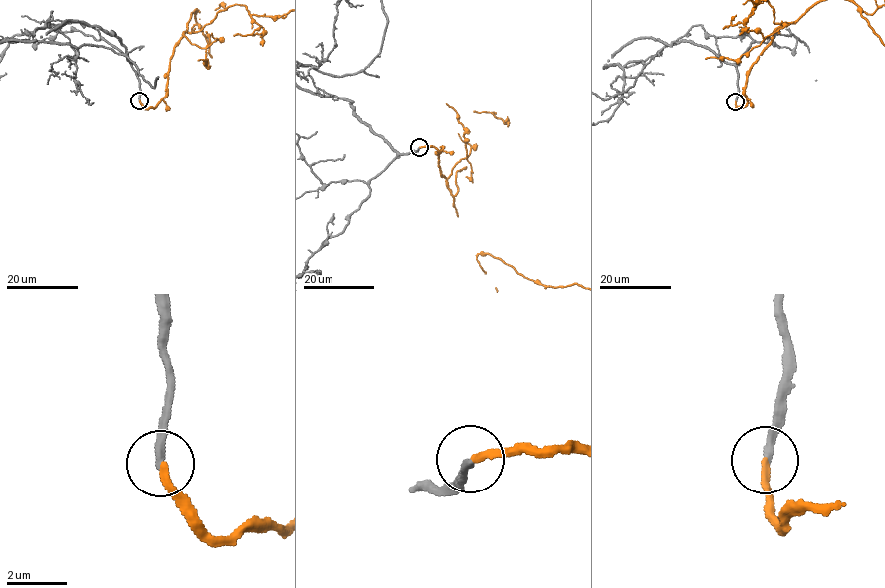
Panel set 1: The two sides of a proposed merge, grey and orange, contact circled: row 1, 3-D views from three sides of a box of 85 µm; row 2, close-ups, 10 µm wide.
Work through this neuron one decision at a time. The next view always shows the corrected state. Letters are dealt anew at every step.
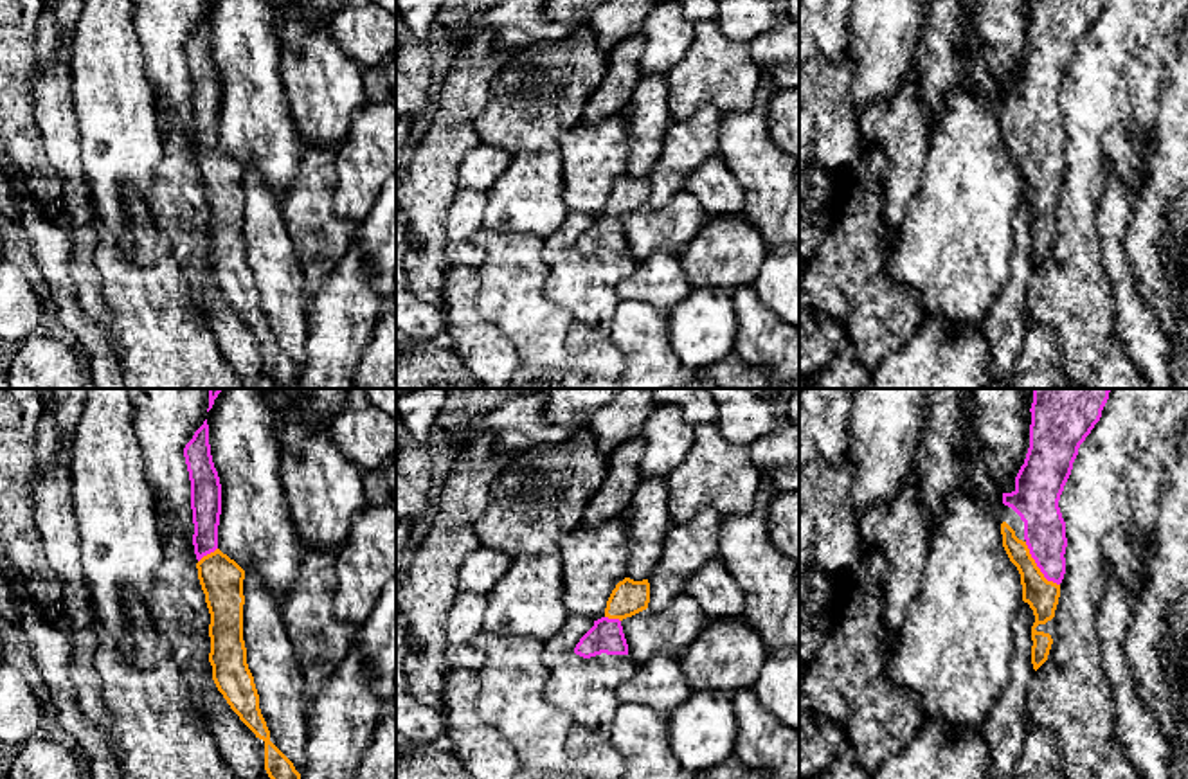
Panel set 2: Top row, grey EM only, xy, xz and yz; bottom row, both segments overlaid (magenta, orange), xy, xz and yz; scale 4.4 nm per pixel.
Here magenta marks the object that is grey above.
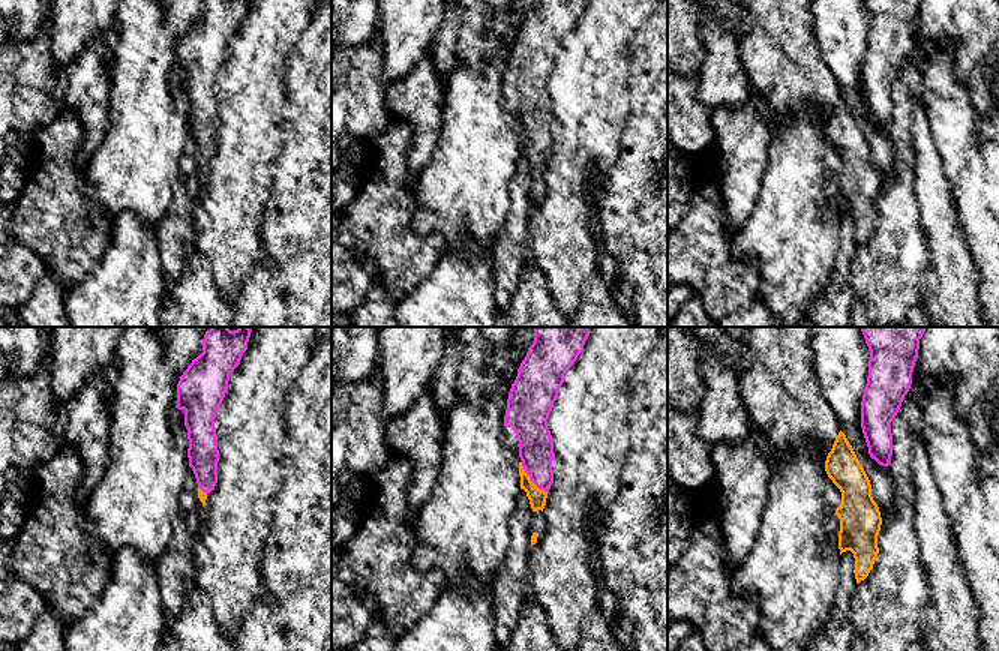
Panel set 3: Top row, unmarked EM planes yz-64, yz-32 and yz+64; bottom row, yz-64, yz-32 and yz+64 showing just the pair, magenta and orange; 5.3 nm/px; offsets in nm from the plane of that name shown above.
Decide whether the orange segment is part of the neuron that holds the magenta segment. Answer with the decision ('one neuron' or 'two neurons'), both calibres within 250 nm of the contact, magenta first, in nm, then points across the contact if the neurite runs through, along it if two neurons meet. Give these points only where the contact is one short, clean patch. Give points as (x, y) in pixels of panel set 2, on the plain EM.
one neuron | 190/140 nm | across yz (1044, 126), (1044, 146), (1037, 162), (1043, 193)

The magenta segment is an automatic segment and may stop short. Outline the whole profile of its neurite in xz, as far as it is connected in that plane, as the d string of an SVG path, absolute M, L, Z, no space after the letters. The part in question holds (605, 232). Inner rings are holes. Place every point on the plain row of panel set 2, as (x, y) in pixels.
M625 175L619 178L607 198L605 212L594 218L594 223L576 241L574 250L583 255L601 250L628 252L621 218L646 207L648 200L648 176L634 178Z

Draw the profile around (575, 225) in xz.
M569 214L562 227L544 241L542 257L549 261L553 255L574 248L580 236L594 223L589 214Z

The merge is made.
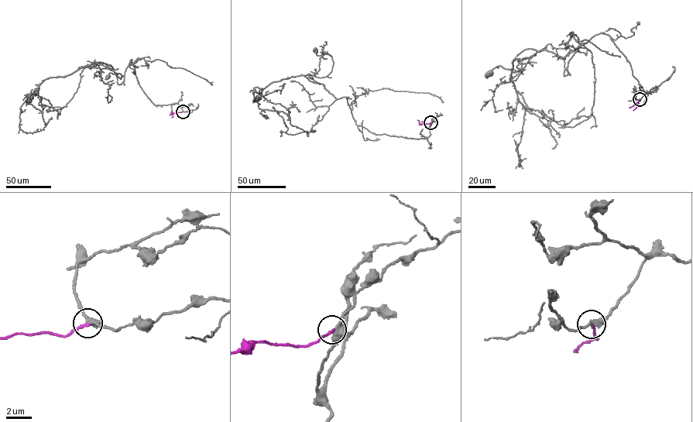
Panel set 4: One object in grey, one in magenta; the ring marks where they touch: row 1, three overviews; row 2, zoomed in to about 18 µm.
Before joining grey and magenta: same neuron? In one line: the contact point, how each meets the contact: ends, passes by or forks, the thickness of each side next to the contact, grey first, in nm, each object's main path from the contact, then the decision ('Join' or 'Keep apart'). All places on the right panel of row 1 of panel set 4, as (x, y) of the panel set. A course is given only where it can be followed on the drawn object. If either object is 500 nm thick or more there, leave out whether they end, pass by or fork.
Place: (639, 99). At the ring grey passes by. At the ring magenta ends. Thickness 480 nm (grey) against 200 nm. Course of grey: (639, 99), (659, 86), (602, 33), (564, 58), (594, 68), (574, 126), (517, 92), (529, 57), (489, 73). Course of magenta: (639, 99), (636, 104), (629, 108). Keep apart

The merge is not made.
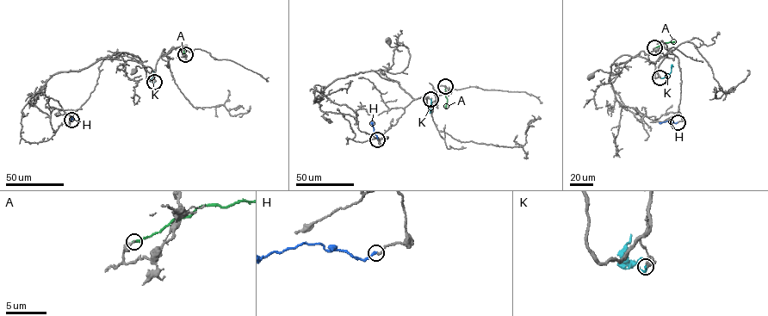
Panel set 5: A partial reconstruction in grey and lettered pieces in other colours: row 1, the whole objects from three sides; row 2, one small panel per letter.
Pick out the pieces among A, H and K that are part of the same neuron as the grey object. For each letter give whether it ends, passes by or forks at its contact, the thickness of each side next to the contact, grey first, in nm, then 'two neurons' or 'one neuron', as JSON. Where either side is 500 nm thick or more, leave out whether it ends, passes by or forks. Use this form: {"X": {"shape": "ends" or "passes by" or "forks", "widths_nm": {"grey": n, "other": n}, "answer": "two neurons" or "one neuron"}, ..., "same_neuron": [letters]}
{"A": {"shape": "ends", "widths_nm": {"grey": 220, "other": 240}, "answer": "two neurons"}, "H": {"shape": "ends", "widths_nm": {"grey": 240, "other": 190}, "answer": "one neuron"}, "K": {"widths_nm": {"grey": 550, "other": 240}, "answer": "two neurons"}, "same_neuron": ["H"]}

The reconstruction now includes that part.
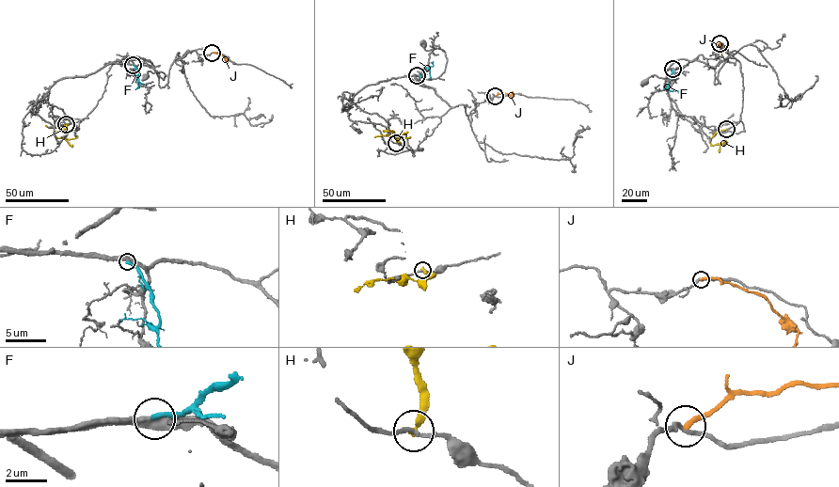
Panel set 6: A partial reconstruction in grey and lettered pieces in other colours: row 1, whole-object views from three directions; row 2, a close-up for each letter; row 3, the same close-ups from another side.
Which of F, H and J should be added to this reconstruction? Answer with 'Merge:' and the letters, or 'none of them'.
Merge: none of them

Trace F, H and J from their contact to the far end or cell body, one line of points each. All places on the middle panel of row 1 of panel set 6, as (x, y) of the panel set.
F: (417, 75), (426, 67), (429, 78)
H: (396, 143), (393, 132), (384, 131), (390, 131), (398, 138), (410, 137)
J: (495, 96), (510, 95), (513, 91)

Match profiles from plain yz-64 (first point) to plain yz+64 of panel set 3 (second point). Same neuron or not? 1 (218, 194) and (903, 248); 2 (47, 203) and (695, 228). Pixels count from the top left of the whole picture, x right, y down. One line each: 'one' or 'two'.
1: one
2: one

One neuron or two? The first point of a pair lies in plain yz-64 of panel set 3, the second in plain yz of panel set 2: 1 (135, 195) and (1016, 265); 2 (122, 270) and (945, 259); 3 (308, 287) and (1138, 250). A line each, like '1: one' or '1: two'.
1: two
2: two
3: one

